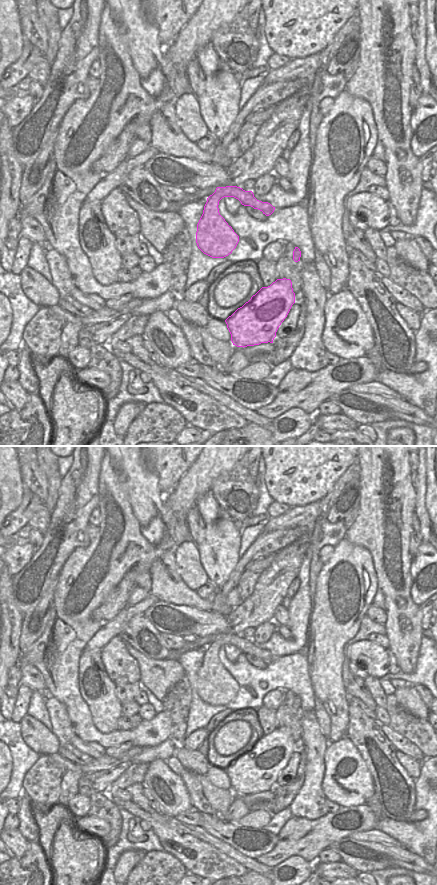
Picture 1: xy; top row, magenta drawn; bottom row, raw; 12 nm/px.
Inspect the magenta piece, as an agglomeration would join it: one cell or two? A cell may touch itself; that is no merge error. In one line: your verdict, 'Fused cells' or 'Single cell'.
Single cell.

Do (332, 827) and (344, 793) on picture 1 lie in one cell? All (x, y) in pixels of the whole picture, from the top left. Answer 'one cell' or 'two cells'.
two cells

